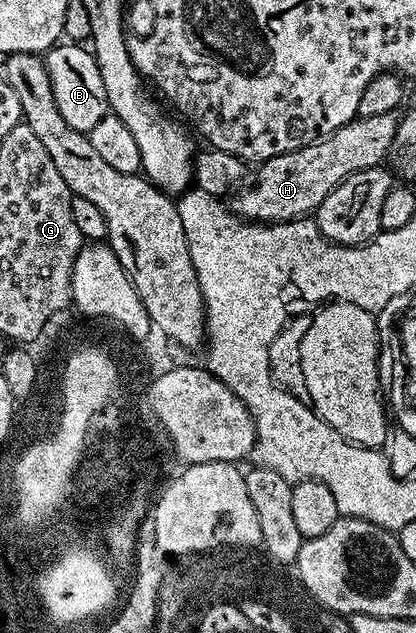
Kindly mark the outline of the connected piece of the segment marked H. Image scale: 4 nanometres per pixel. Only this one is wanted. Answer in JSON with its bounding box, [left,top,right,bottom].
[229,112,400,223]

